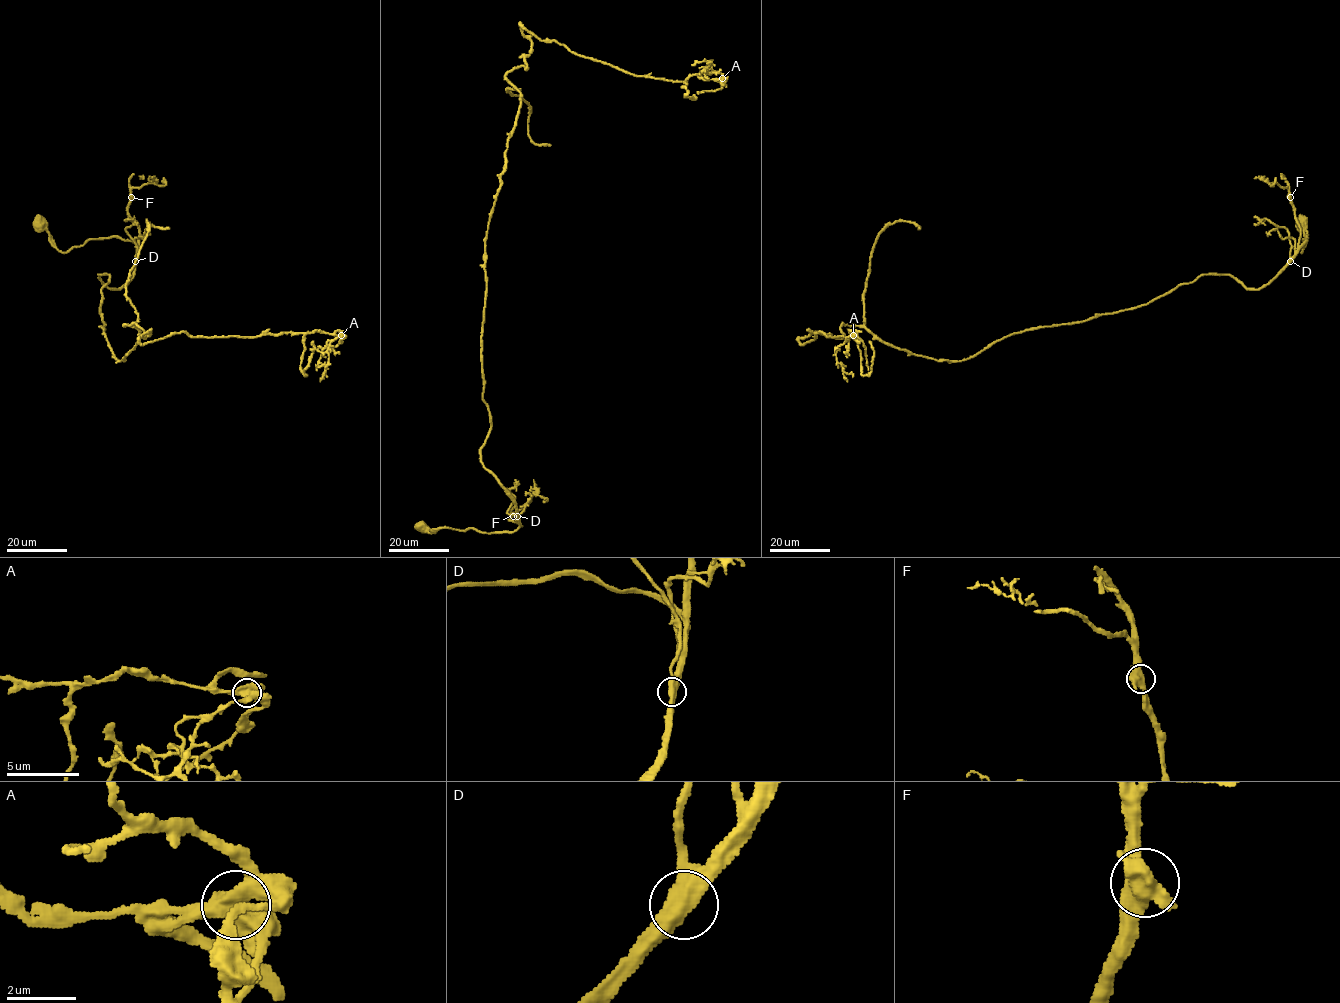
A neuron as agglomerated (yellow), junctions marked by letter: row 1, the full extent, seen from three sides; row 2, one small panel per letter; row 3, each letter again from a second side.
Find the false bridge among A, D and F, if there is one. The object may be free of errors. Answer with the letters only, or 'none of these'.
A

